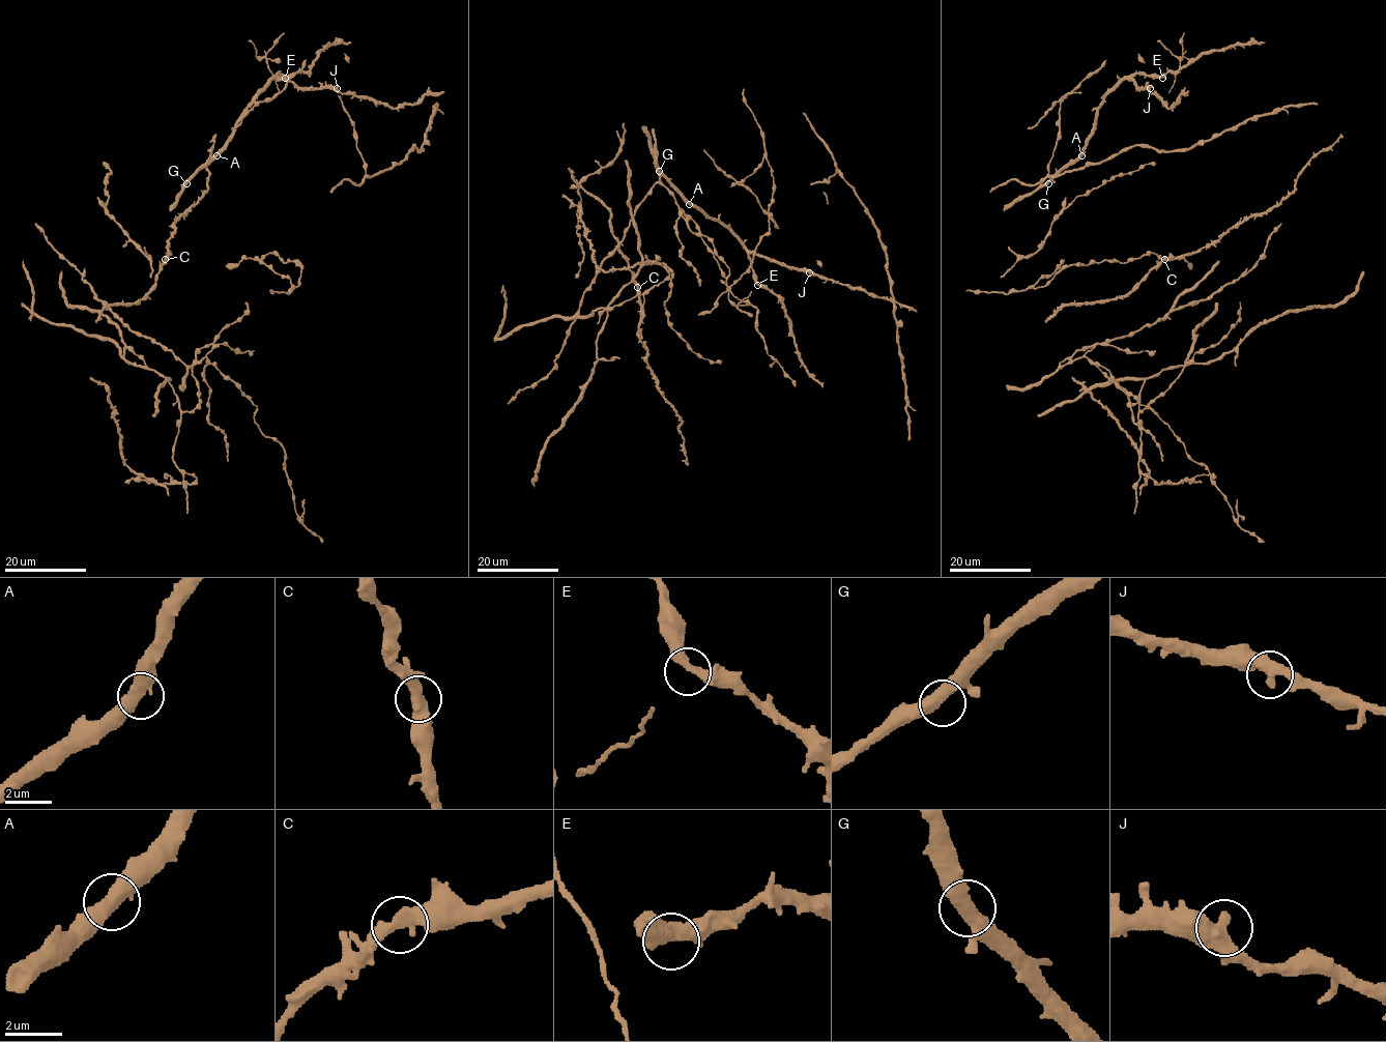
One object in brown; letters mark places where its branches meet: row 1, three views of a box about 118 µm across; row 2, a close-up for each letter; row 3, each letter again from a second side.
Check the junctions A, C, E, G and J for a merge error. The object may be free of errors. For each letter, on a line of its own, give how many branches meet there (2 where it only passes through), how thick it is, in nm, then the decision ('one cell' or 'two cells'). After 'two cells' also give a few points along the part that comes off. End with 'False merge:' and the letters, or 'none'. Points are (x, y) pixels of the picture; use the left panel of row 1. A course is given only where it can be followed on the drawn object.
A: branches 2; calibre 500 nm; one cell
C: branches 2; calibre 480 nm; one cell
E: branches 2; calibre 440 nm; one cell
G: branches 2; calibre 480 nm; one cell
J: branches 2; calibre 480 nm; one cell
False merge: none

